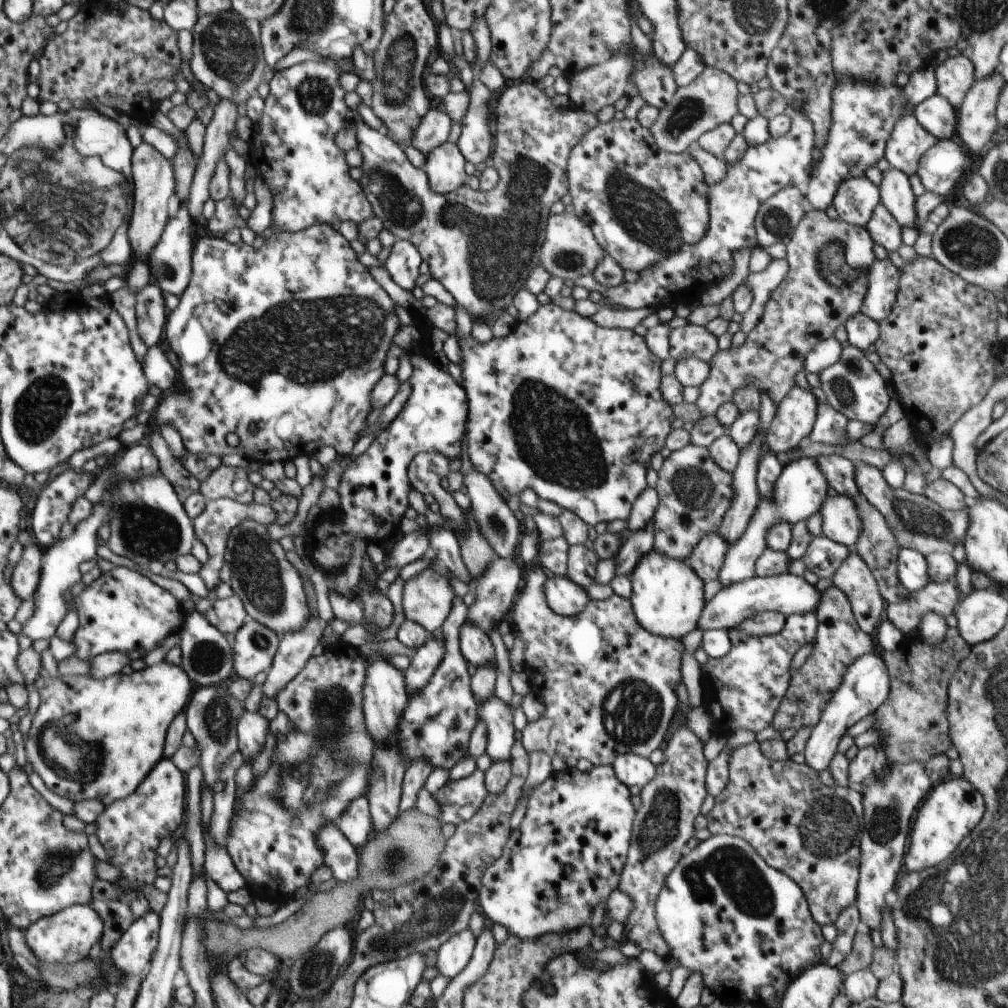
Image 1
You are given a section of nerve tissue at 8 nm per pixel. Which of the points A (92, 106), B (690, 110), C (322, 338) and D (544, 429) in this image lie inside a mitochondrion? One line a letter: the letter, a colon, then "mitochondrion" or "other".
A: other
B: mitochondrion
C: mitochondrion
D: mitochondrion

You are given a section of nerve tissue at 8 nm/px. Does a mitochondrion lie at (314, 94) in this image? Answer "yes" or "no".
yes

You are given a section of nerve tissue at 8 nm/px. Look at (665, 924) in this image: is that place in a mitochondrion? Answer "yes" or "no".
no

